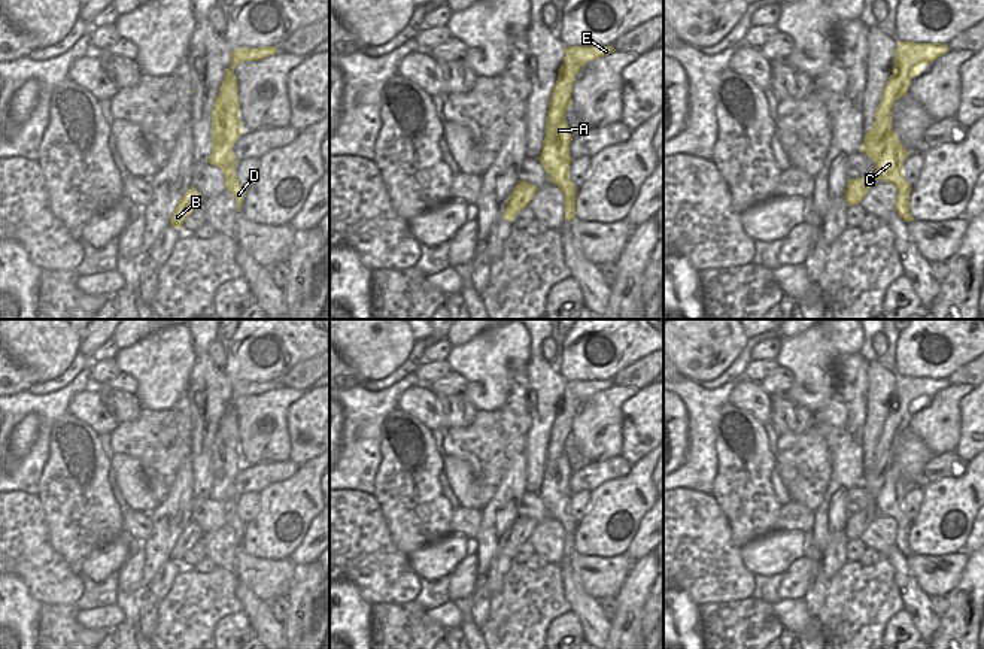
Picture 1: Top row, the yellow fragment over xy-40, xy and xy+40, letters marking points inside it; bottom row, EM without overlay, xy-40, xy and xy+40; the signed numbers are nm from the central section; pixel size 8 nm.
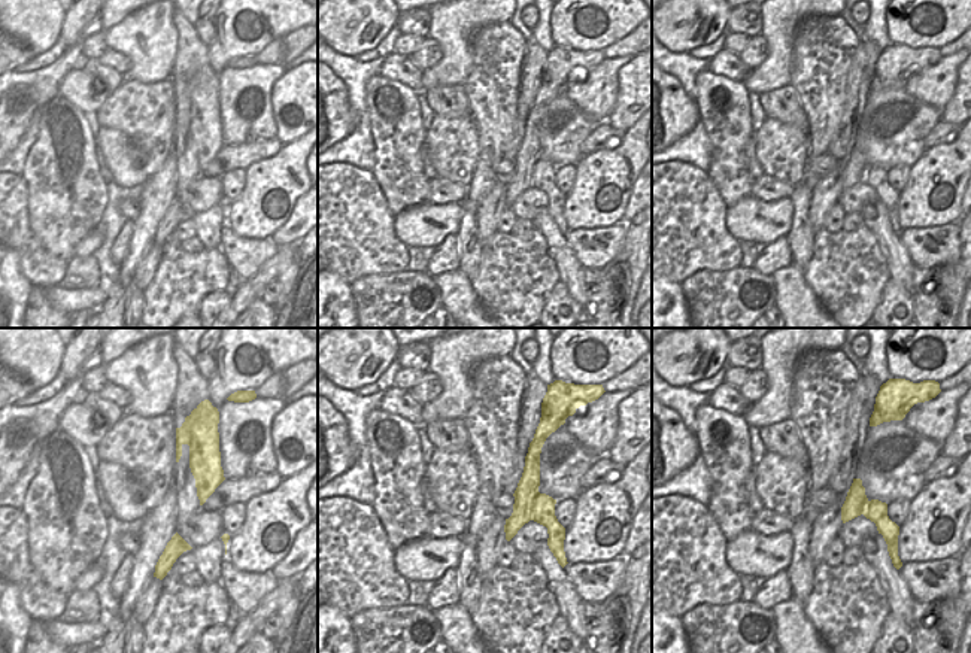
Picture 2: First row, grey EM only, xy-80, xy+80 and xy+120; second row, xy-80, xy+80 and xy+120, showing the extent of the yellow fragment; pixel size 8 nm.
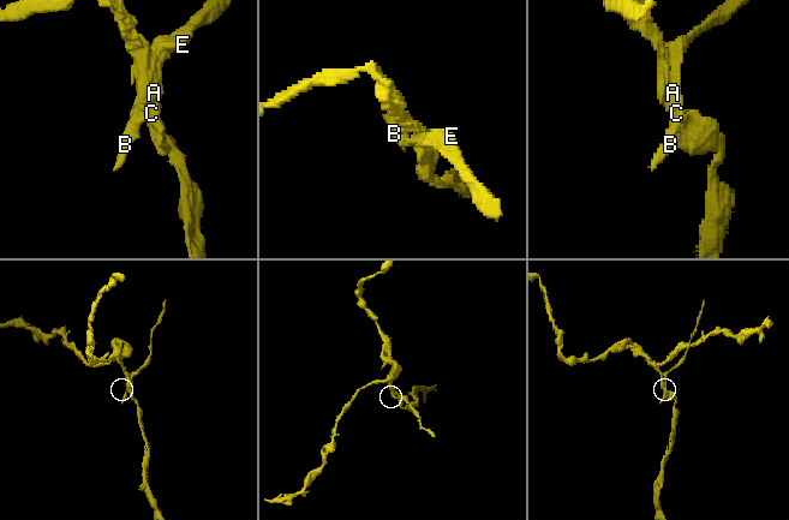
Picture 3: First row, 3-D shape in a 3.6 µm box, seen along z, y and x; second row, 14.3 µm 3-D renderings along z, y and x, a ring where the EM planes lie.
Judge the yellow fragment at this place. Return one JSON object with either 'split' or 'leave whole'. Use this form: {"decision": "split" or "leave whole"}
{"decision": "split"}

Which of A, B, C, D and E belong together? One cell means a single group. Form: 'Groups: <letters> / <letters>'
Groups: A C D / B E.

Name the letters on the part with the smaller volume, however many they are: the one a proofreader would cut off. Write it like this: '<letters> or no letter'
B, E.

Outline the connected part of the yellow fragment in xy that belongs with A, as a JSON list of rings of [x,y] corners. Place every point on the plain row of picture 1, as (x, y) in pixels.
[[[570,404],[561,407],[562,413],[552,428],[553,443],[549,448],[549,458],[546,460],[546,471],[540,495],[549,510],[549,515],[559,521],[565,530],[565,555],[570,556],[575,551],[575,528],[577,521],[570,513],[570,477],[573,468],[565,455],[565,446],[571,440],[573,419],[577,410]]]

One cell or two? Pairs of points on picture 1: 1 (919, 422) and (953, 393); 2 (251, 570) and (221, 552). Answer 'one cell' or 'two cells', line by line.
1: one cell
2: two cells

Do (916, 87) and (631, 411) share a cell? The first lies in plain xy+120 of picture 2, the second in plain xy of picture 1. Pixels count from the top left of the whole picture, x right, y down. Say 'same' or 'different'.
different

